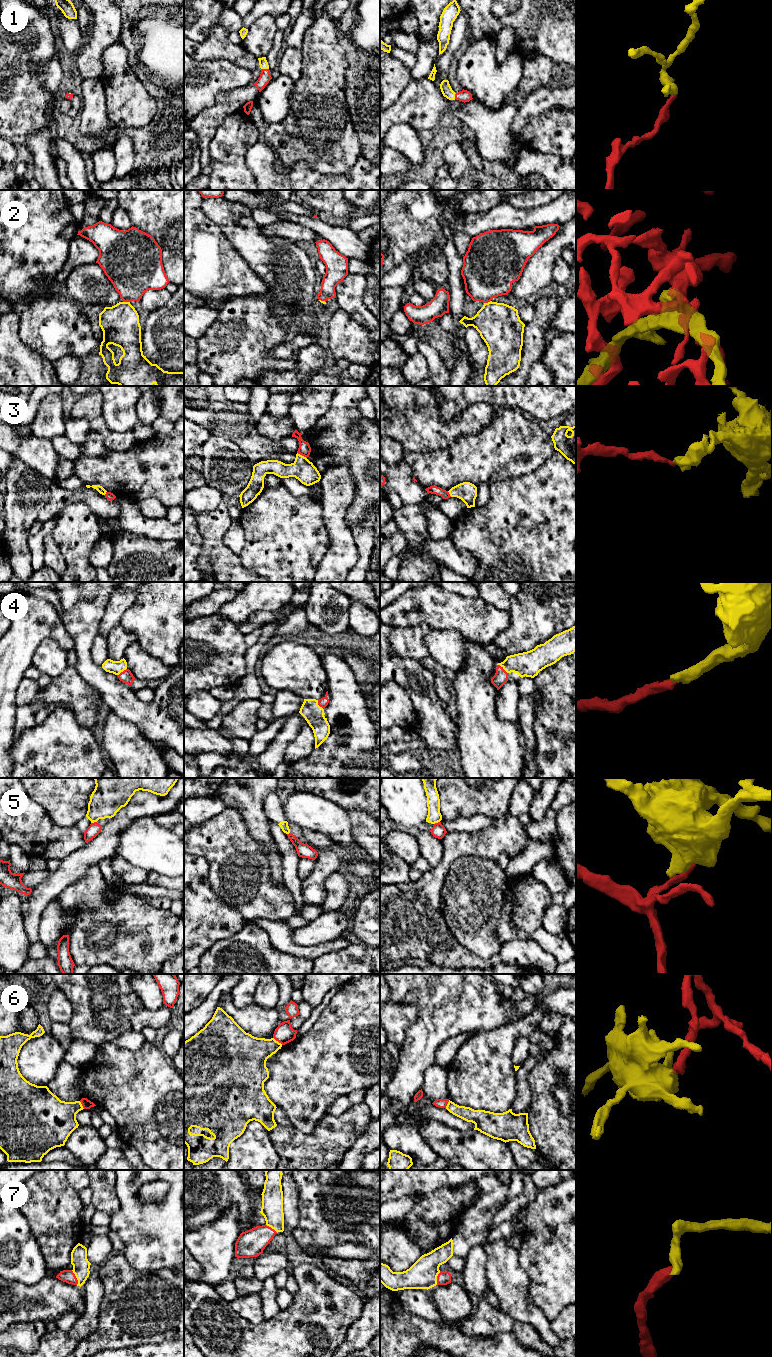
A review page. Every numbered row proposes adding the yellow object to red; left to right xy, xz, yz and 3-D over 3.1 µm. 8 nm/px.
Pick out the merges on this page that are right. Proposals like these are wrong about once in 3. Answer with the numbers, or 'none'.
1, 4, 7

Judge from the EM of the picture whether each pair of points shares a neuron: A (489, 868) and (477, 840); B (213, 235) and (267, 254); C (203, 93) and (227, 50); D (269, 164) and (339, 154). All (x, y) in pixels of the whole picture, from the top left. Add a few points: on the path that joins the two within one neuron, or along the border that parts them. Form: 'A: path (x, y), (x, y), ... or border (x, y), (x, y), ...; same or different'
A: border (462, 856), (479, 855), (497, 862); different
B: border (213, 222), (231, 246), (243, 258); different
C: border (200, 60), (227, 59), (244, 69); different
D: border (265, 142), (274, 151), (277, 164); different

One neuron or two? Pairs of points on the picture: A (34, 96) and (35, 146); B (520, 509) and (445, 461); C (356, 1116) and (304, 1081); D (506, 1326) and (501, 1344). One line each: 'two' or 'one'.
A: two
B: two
C: two
D: two

